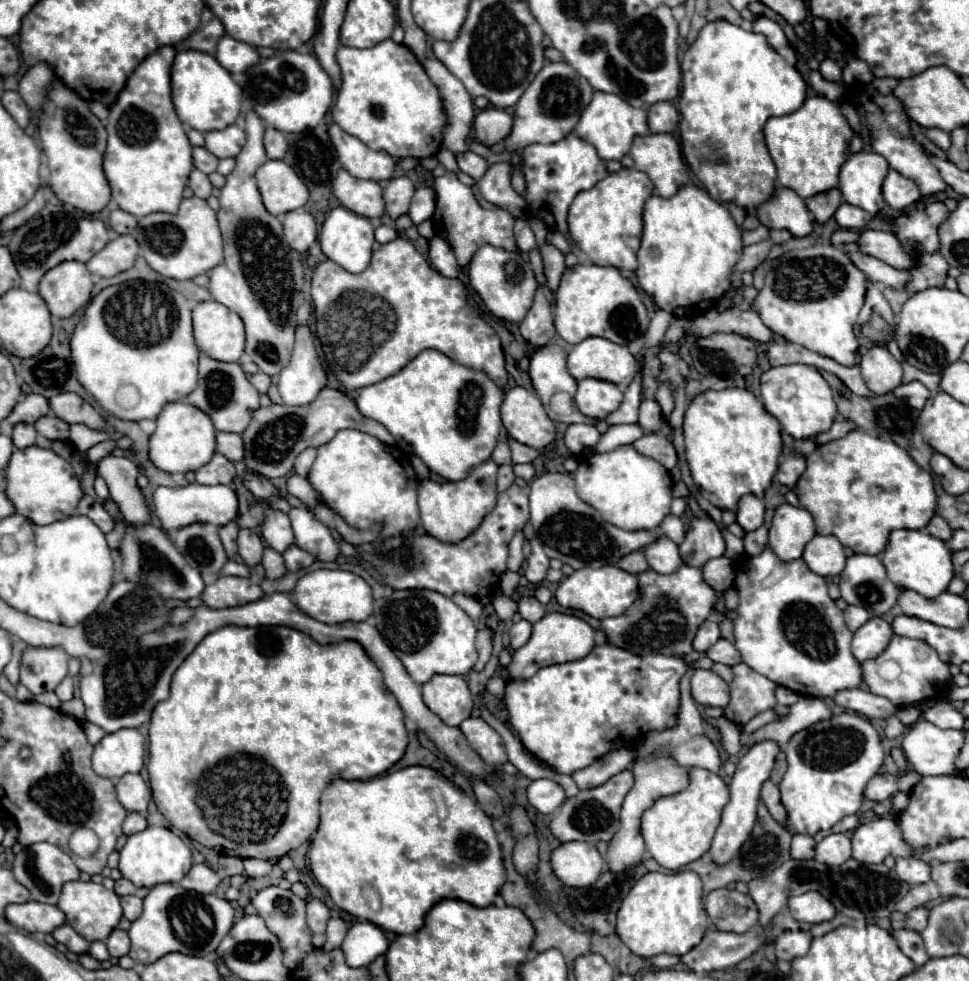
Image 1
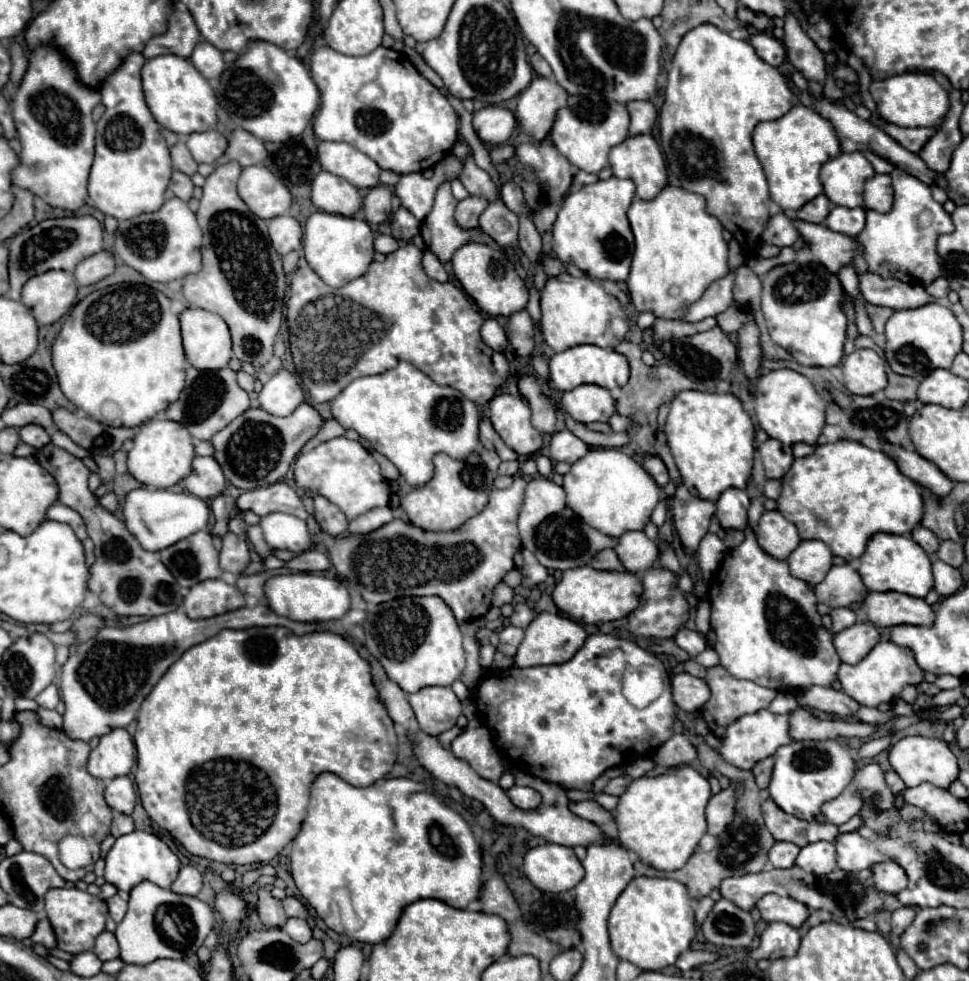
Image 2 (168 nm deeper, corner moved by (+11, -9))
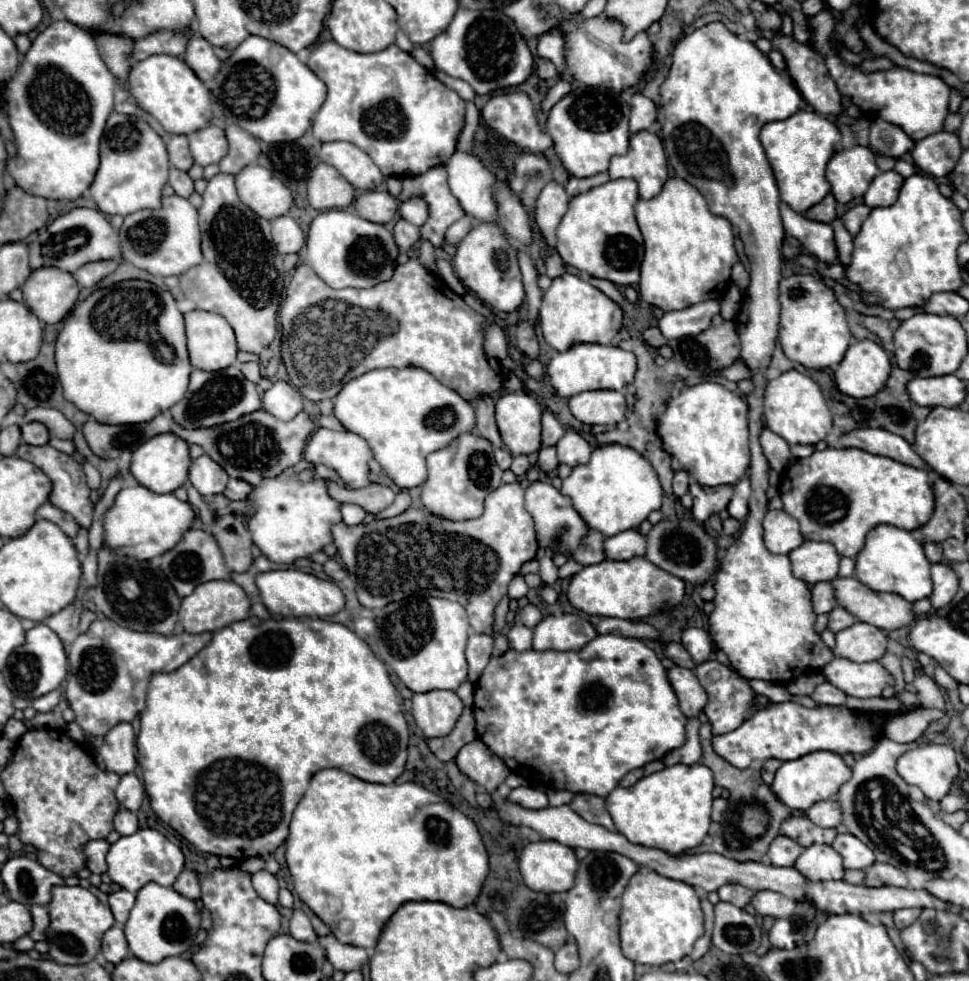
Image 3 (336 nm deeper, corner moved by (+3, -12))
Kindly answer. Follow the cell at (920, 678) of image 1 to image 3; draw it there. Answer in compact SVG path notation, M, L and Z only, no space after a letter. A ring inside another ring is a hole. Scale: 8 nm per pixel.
M834 657L822 667L822 673L826 675L828 683L838 687L846 695L860 699L880 697L886 685L894 685L894 679L878 661L854 663L850 659Z

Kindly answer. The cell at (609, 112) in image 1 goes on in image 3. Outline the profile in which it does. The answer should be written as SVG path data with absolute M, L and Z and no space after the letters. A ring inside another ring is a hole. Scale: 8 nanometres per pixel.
M574 89L564 95L546 121L546 133L554 141L554 151L572 177L592 177L608 169L610 157L628 151L630 107L618 93L608 89Z

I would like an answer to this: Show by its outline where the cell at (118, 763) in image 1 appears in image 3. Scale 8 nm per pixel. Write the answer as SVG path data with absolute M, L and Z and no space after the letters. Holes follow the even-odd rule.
M122 721L114 725L106 735L96 753L104 759L108 771L124 775L132 773L136 767L136 735L132 725Z

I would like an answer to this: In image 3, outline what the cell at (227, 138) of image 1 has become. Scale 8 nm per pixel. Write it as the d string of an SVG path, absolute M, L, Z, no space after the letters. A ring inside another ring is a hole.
M206 125L188 135L190 153L194 163L206 167L210 163L218 163L228 153L228 141L224 137L224 129L216 125Z

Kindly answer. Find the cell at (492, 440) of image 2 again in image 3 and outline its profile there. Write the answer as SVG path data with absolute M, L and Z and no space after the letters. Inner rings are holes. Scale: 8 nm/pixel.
M482 395L474 401L474 411L476 411L476 431L482 437L488 437L494 447L504 447L496 421L494 421L494 399L490 395Z

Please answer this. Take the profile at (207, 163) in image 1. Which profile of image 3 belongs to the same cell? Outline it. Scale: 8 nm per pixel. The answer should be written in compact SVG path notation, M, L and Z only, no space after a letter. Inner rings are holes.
M172 135L170 141L166 143L166 149L168 149L168 157L170 157L170 163L176 167L176 169L182 169L182 171L188 171L192 167L192 155L190 155L190 149L188 149L188 139L186 135Z

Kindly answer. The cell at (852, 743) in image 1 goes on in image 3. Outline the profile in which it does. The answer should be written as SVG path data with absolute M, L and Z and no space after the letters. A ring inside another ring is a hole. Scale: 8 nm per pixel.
M814 751L800 759L784 761L782 767L776 771L772 791L790 809L804 811L804 809L808 809L808 805L814 805L816 801L832 799L836 795L836 789L840 789L840 785L844 781L848 781L850 775L852 775L850 767L846 767L846 763L842 761L840 755L836 755L832 751Z

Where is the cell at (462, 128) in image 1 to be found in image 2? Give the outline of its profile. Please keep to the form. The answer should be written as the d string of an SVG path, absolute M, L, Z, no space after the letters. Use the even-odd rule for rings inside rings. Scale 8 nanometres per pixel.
M444 180L436 190L436 200L432 206L432 212L422 222L422 238L430 252L438 256L442 264L450 262L454 252L468 244L468 242L482 242L486 246L492 246L494 240L484 234L480 228L462 228L454 220L458 200L452 196L450 180Z

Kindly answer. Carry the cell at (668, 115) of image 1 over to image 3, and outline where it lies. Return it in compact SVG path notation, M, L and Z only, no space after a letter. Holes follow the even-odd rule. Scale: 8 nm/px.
M634 93L630 101L630 133L650 129L656 123L656 105L642 93Z

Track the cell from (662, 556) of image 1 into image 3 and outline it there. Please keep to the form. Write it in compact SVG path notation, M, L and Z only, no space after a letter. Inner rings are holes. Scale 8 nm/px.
M628 529L604 539L606 559L632 559L634 555L644 555L644 535L636 529Z

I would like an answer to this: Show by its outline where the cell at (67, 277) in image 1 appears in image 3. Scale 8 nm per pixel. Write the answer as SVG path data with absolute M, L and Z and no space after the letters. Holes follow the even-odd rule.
M56 267L34 269L22 285L24 303L44 323L58 323L74 307L80 287L76 279Z

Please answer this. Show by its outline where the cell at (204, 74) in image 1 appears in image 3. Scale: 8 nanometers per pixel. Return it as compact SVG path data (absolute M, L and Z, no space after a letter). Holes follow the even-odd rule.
M152 55L144 61L132 65L126 89L134 97L134 101L150 113L168 133L188 135L196 129L202 129L212 119L212 95L202 85L202 81L184 65L182 57L172 55Z

